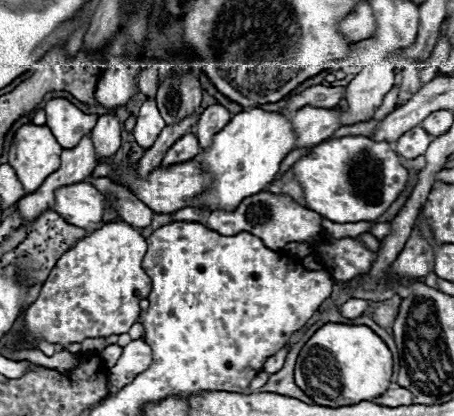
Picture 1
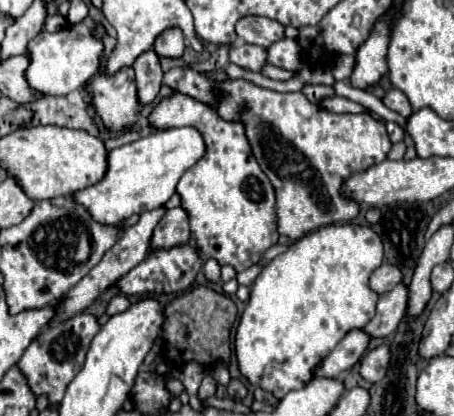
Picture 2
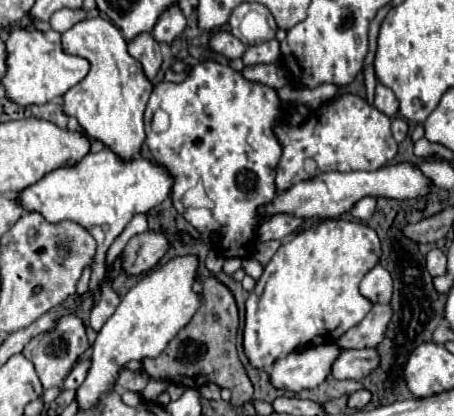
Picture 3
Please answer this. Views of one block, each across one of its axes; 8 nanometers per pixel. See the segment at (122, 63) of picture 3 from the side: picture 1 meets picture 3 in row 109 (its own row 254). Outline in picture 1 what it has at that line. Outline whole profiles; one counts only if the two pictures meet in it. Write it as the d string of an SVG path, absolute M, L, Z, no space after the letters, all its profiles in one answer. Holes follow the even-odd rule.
M110 222L96 232L82 238L72 250L62 254L62 258L52 268L48 280L42 284L42 292L36 302L32 302L24 312L22 332L26 340L36 346L38 340L58 344L66 350L68 344L82 342L86 338L100 338L112 334L124 334L138 320L140 300L148 298L152 290L152 280L142 270L142 258L146 254L146 238L132 228L128 222Z

